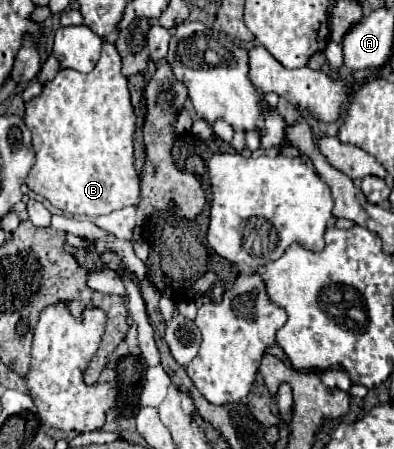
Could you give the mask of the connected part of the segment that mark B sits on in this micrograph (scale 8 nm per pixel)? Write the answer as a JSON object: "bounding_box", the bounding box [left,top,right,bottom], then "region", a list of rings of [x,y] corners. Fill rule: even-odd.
{"bounding_box":[24,43,140,217],"region":[[[102,43],[102,55],[90,73],[78,73],[74,69],[62,69],[42,93],[24,103],[24,123],[32,133],[32,145],[36,163],[26,177],[26,185],[48,199],[54,207],[74,213],[100,217],[116,209],[124,209],[138,203],[140,185],[134,169],[134,125],[136,115],[130,103],[130,91],[126,79],[120,73],[120,55],[114,43]]]}

